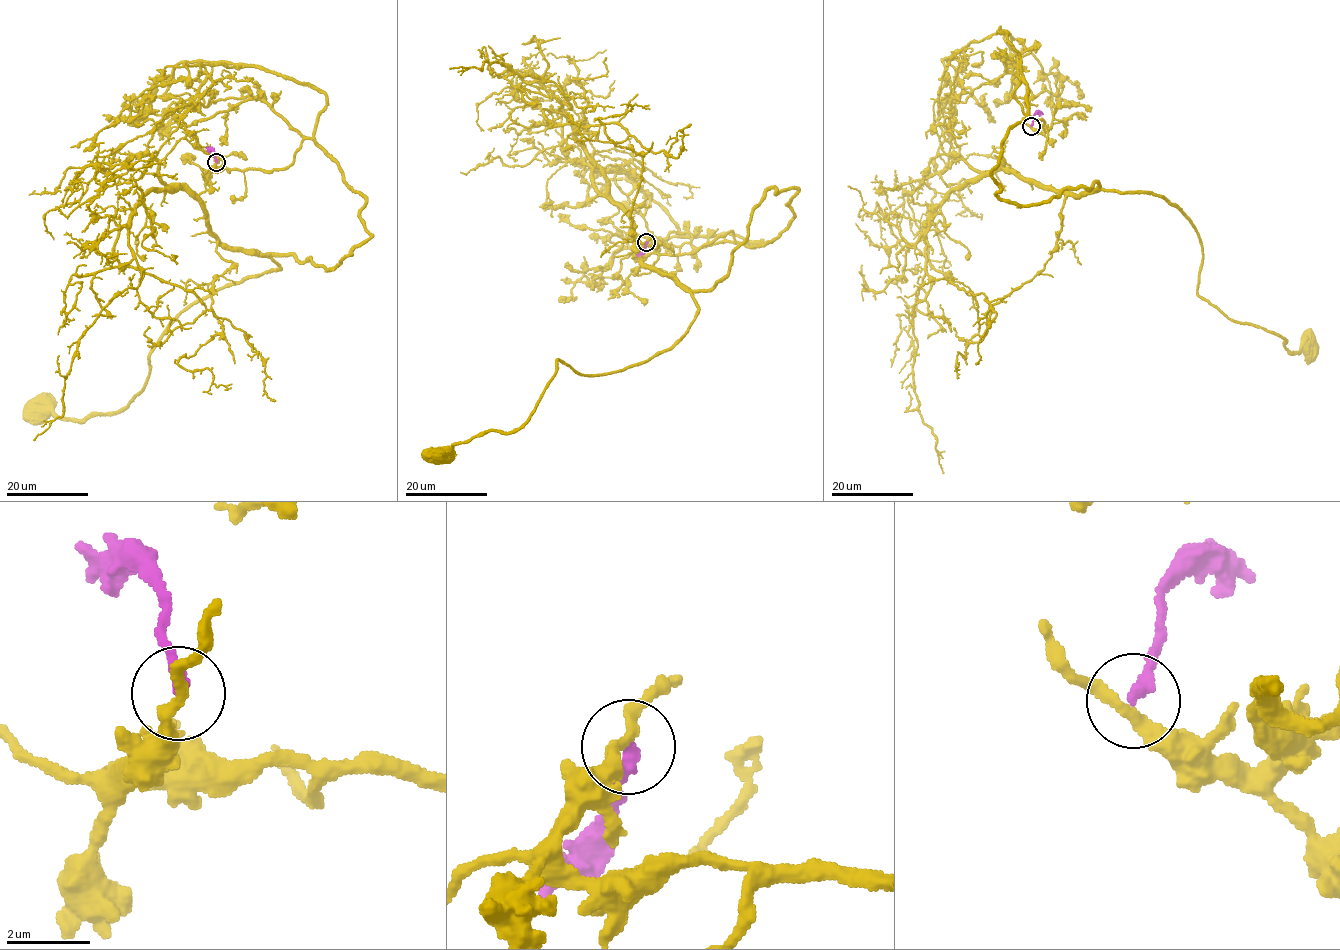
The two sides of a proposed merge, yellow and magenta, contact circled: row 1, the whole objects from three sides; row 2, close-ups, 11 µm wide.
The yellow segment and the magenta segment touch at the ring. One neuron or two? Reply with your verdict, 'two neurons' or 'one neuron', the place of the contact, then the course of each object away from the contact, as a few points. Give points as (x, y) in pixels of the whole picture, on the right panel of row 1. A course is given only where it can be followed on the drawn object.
two neurons; place (1031, 126); course yellow (1031, 126), (1021, 81), (1003, 201), (1162, 197), (1197, 233), (1197, 292), (1312, 347); course magenta (1031, 126), (1033, 116), (1043, 113)

